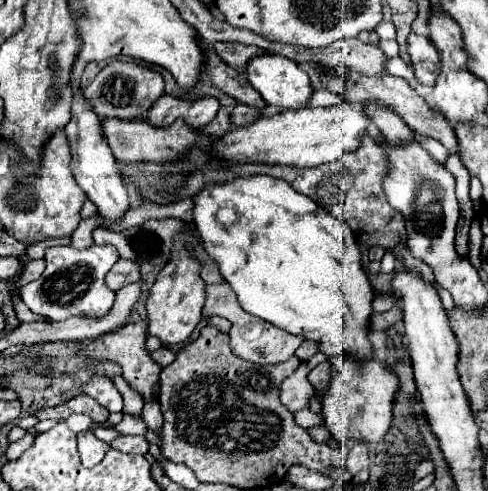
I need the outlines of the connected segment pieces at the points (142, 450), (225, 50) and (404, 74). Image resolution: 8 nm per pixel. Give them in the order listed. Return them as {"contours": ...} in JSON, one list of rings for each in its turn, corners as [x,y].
{"contours":[[[[122,435],[118,439],[114,439],[110,443],[116,451],[124,451],[124,453],[136,453],[136,455],[146,455],[148,453],[148,441],[144,437],[138,435]]],[[[214,43],[214,49],[222,61],[226,61],[230,67],[238,71],[244,71],[244,65],[248,63],[250,57],[262,55],[262,49],[242,43]]],[[[396,57],[396,59],[388,59],[388,61],[386,61],[386,69],[388,69],[388,73],[390,73],[390,75],[396,75],[396,77],[406,79],[406,81],[408,81],[408,85],[410,85],[414,91],[420,91],[420,87],[422,87],[422,85],[416,81],[416,75],[414,75],[412,67],[410,67],[410,65],[406,65],[400,57]]]]}

